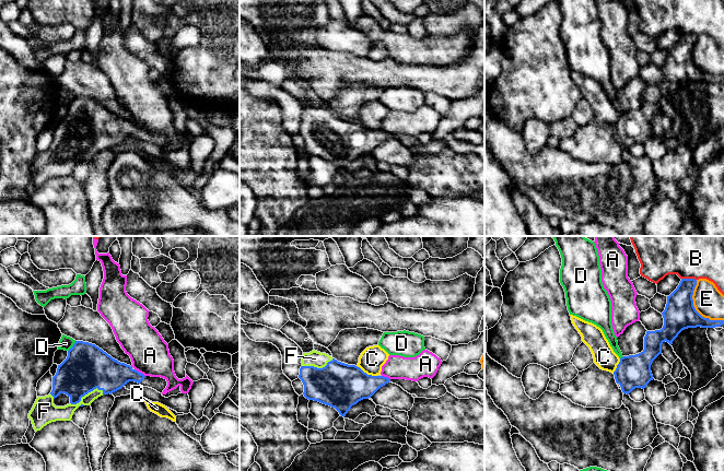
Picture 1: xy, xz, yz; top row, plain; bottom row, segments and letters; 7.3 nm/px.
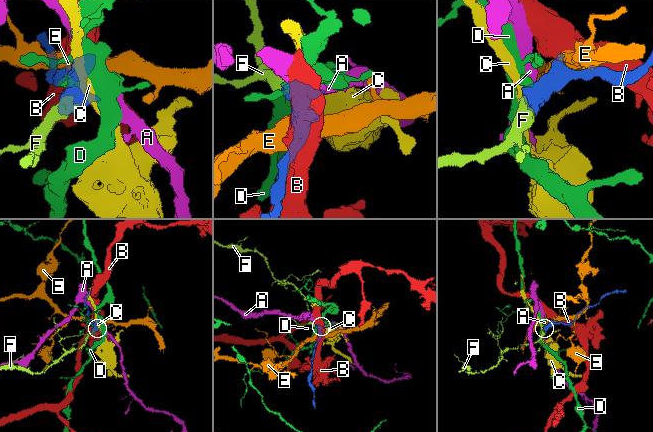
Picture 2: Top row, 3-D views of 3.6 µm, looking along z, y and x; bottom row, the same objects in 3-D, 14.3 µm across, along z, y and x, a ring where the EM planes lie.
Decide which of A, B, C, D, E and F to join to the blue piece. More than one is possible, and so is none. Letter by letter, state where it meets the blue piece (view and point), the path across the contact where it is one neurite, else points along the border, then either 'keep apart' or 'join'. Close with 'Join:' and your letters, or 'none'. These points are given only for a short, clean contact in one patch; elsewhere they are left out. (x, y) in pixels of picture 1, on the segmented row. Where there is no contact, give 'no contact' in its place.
A: meets blue in xy at (140, 373); border along xy (135, 368), (144, 376); keep apart
B: meets blue in yz at (689, 279); keep apart
C: meets blue in xz at (365, 373); border along xz (357, 365), (368, 374), (376, 376); keep apart
D: meets blue in xy at (72, 346); border along xy (76, 341), (68, 351); keep apart
E: meets blue in yz at (695, 308); keep apart
F: meets blue in xy at (85, 393); join
Join: F

